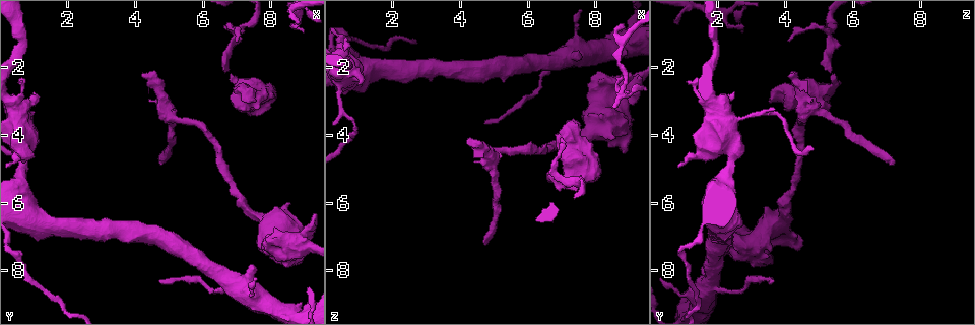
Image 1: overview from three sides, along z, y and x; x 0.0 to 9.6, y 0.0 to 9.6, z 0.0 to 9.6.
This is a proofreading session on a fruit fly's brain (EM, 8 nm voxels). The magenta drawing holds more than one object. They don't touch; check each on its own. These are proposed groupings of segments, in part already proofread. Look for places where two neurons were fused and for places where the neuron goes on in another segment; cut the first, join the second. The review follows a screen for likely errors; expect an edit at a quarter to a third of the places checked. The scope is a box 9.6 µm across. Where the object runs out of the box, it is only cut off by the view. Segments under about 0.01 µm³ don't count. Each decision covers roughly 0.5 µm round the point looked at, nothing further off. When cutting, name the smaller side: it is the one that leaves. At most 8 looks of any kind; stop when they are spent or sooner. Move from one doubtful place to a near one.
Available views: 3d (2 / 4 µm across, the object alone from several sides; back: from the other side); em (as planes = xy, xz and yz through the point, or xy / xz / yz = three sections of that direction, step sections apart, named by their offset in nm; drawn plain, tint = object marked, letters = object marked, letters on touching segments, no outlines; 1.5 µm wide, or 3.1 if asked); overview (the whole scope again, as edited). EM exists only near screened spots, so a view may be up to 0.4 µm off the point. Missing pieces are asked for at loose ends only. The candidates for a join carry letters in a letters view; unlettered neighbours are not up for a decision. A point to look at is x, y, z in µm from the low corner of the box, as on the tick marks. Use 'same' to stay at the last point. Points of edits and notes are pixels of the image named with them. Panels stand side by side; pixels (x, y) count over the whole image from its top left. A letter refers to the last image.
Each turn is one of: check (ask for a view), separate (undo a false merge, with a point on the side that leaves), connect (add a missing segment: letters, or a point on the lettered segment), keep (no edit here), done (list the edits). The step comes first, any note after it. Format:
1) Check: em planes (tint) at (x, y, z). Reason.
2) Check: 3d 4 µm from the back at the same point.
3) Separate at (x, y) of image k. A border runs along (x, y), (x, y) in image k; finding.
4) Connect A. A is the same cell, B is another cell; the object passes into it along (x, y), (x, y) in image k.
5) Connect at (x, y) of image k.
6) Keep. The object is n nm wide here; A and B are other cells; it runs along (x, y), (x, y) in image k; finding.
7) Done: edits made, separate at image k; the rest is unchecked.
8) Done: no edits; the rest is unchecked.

Check: em planes (tint) at (8.85, 0.65, 0.90). Tapers out.

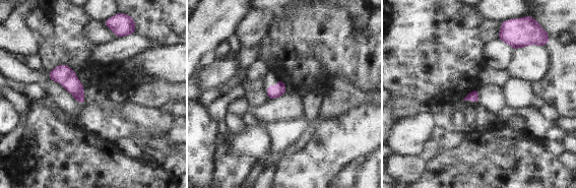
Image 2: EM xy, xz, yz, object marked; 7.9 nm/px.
Check: em planes (letters) at the same point.

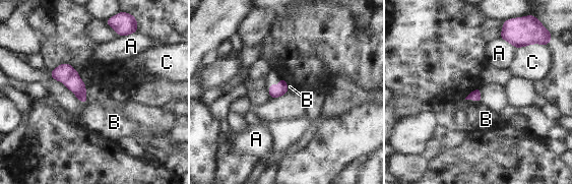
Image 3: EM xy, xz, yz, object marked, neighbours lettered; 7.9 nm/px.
Keep. A, B and C are other cells; a border runs along (475, 101), (480, 102) in image 3; none of them fits.

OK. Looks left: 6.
Check: em xz step 8 (letters) at (4.20, 2.30, 4.20). Free end.

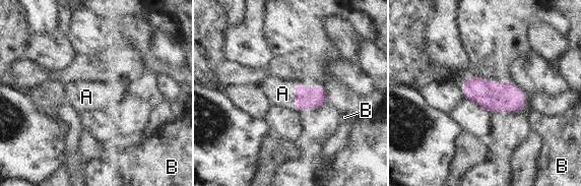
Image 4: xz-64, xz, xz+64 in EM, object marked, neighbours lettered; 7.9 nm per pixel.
Connect A. A is the same cell, B is another cell; the object passes into it along (309, 98), (296, 95), (282, 94) in image 4; it goes on there.

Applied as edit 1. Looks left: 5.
Check: overview.

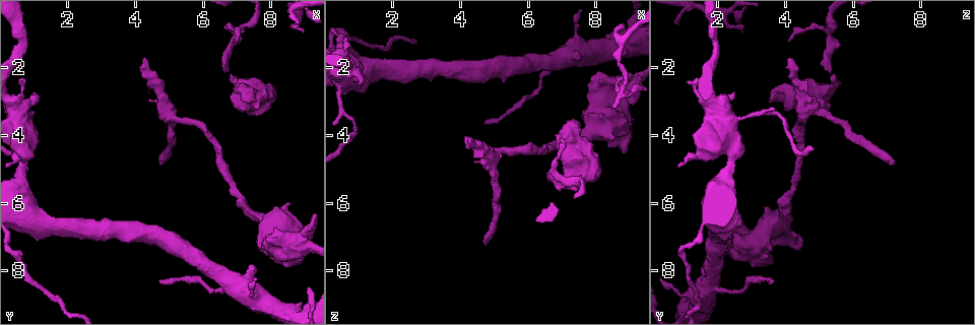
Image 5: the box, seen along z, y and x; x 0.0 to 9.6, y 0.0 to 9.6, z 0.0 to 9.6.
Check: em yz step 4 (tint) at (6.85, 0.90, 5.30).

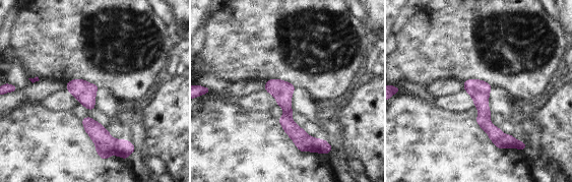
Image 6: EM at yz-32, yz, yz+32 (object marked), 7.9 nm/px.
Check: em planes (letters) at the same point.

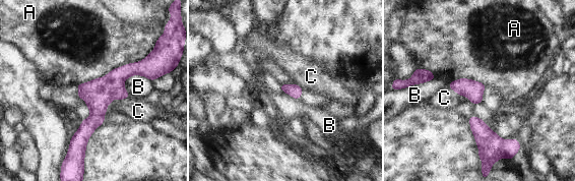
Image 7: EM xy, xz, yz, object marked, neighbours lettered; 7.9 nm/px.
Keep. A, B and C are other cells; it runs along (137, 65), (98, 99), (77, 151) in image 7; all the same neuron.

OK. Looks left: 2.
Done: edits made, connect at image 4; the rest is unchecked.

